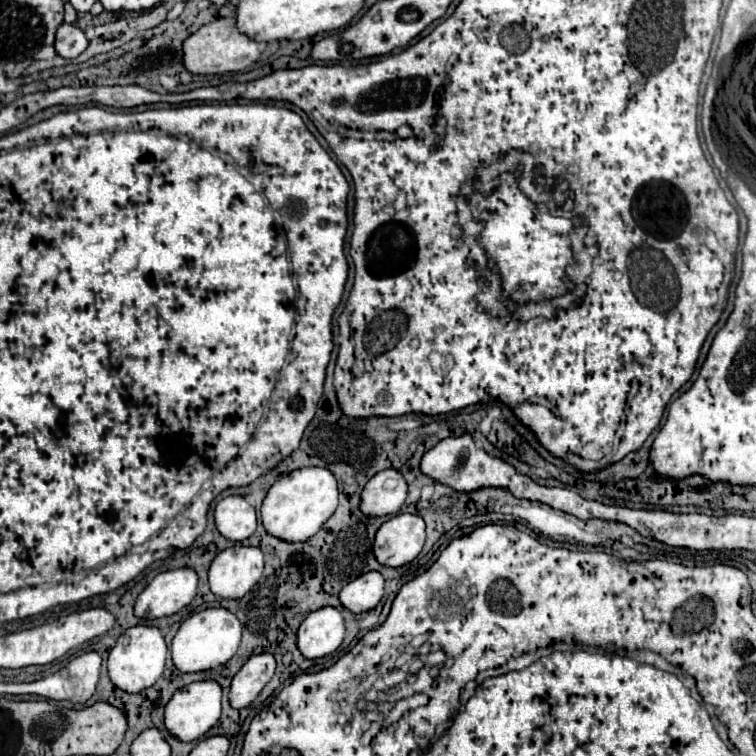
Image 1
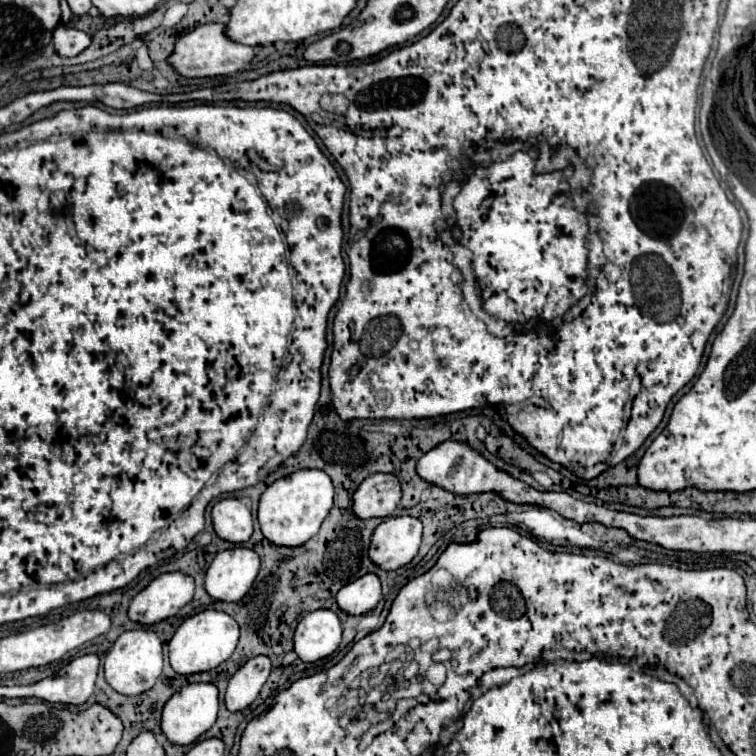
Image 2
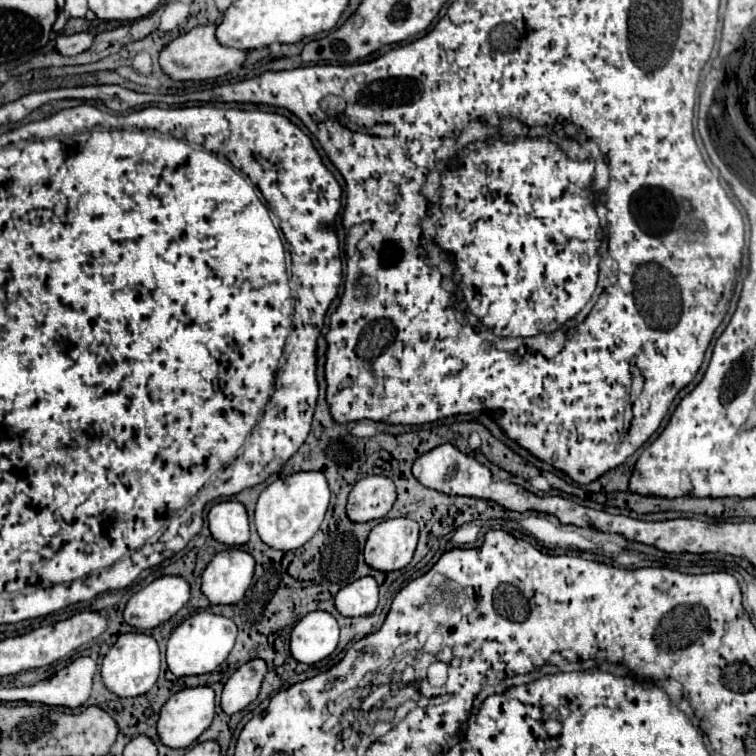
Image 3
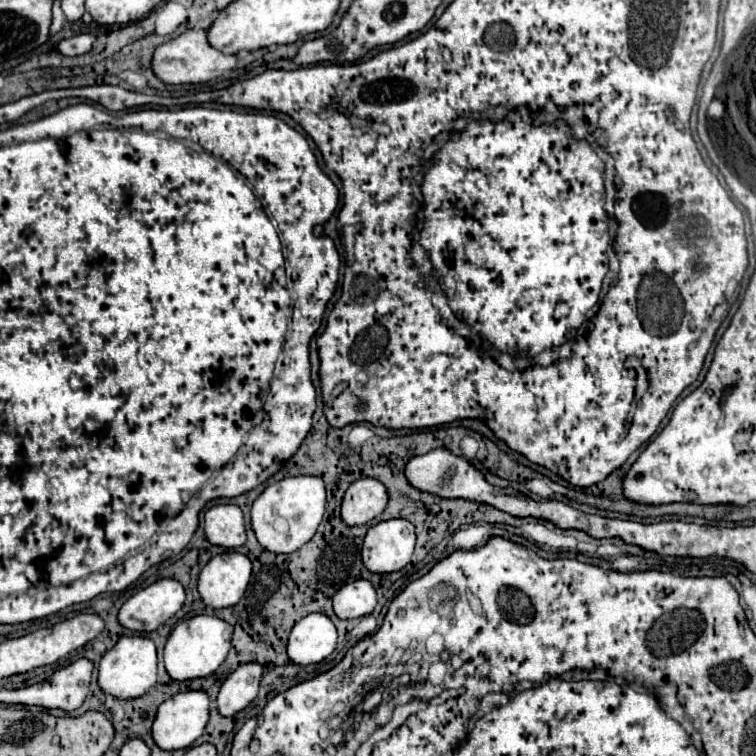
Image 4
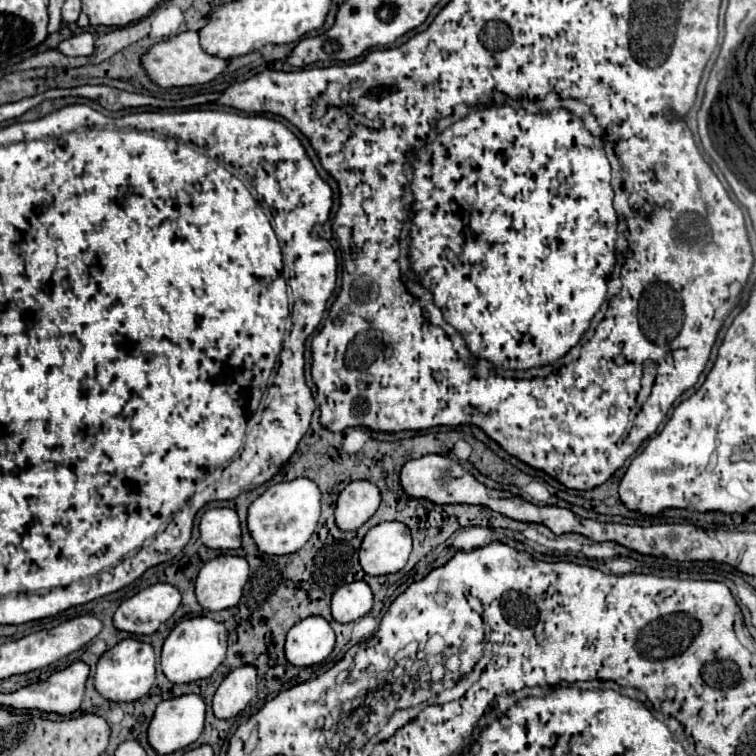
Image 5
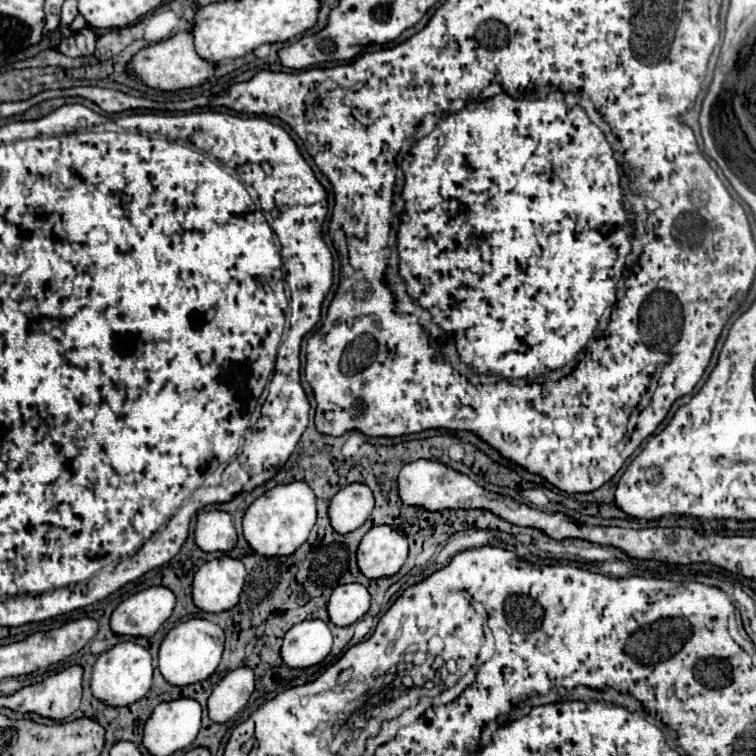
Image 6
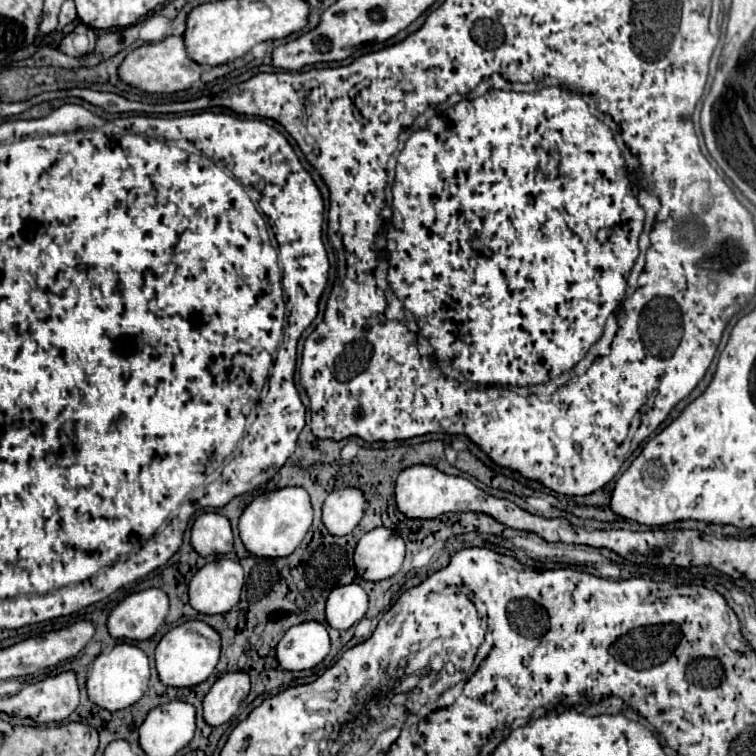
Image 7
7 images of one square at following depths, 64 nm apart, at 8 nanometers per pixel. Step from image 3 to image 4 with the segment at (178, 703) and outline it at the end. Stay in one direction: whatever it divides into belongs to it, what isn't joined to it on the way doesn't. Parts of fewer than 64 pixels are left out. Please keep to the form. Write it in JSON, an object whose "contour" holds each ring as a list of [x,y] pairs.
{"contour":[[[204,690],[180,692],[160,704],[154,726],[152,726],[152,736],[162,750],[188,748],[204,732],[208,718],[210,718],[210,696]]]}

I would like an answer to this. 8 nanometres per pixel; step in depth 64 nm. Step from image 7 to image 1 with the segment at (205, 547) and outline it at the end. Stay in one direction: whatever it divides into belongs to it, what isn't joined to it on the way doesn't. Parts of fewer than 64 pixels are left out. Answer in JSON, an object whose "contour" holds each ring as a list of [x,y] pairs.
{"contour":[[[226,496],[216,506],[218,532],[228,538],[242,542],[256,530],[256,508],[246,502],[244,496]]]}

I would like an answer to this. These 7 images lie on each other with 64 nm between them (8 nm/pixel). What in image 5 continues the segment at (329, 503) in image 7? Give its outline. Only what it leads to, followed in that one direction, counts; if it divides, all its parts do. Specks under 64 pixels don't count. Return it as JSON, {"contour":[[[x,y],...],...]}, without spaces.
{"contour":[[[368,480],[350,482],[338,496],[336,524],[340,530],[356,530],[368,522],[380,506],[380,488]]]}

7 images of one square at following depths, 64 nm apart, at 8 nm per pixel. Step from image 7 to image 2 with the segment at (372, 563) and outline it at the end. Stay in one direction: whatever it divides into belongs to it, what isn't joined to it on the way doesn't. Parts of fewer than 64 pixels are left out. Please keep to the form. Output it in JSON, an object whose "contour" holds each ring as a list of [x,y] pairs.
{"contour":[[[396,516],[384,520],[372,536],[370,558],[382,570],[398,570],[406,566],[420,550],[422,522],[412,516]]]}

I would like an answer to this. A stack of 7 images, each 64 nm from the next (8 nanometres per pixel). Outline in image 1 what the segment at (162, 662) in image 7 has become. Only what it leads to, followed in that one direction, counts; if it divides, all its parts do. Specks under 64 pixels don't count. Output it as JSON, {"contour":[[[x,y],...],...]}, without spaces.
{"contour":[[[206,608],[186,618],[172,640],[172,660],[180,672],[202,672],[226,664],[238,650],[242,638],[240,620],[226,608]]]}

